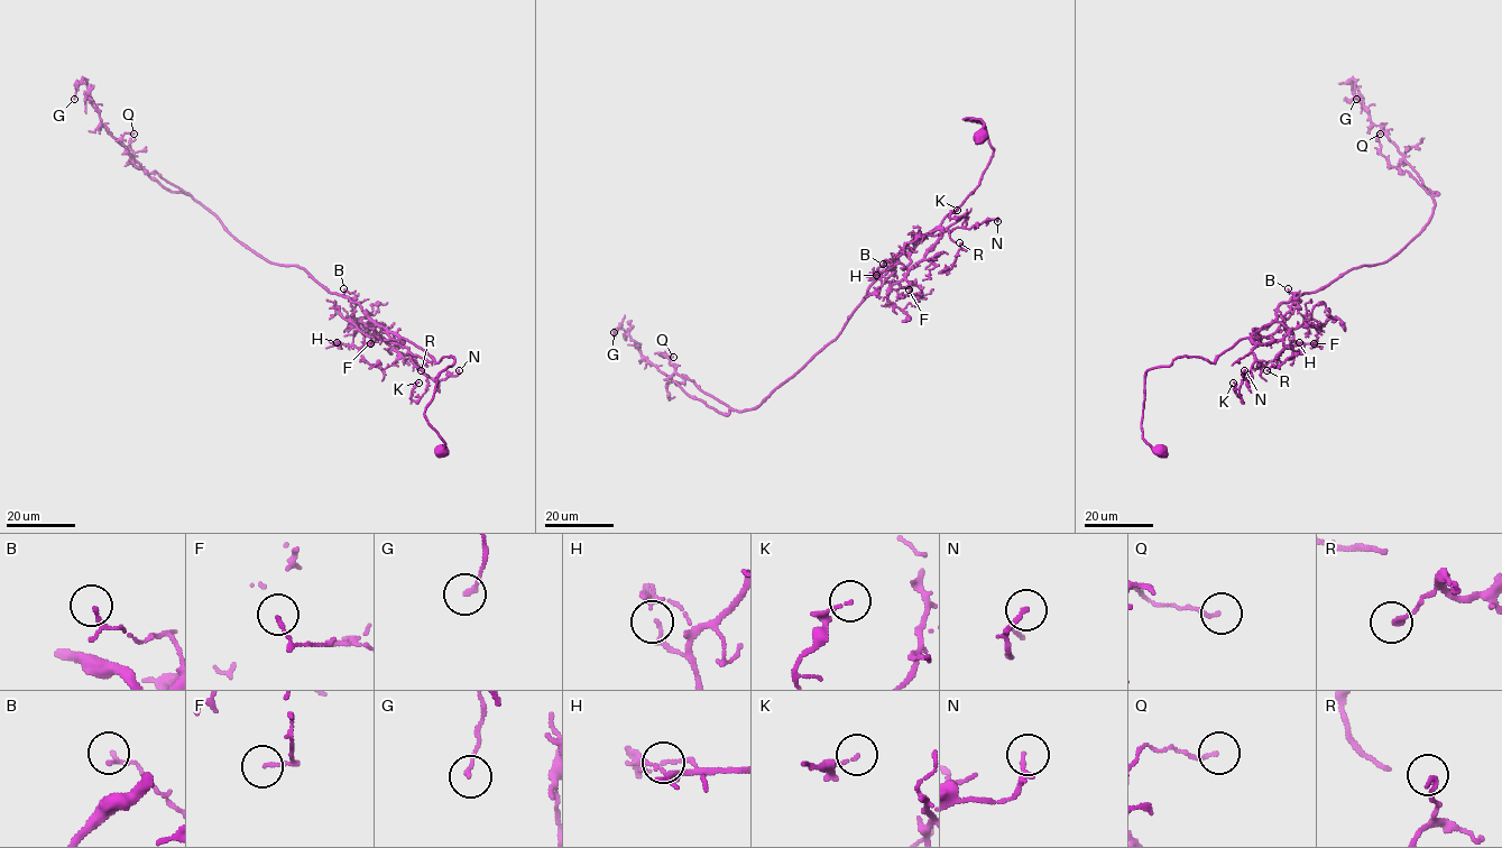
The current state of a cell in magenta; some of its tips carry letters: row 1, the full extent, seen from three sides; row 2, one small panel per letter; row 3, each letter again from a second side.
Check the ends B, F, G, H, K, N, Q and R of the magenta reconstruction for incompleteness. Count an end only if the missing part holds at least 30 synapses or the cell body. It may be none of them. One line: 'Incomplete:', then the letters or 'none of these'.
Incomplete: none of these

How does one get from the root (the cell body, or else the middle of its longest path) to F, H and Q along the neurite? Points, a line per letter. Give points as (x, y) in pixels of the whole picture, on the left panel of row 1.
F: (440, 450), (424, 411), (454, 359), (435, 362), (366, 325), (381, 323), (370, 343)
H: (440, 450), (444, 442), (424, 411), (438, 376), (454, 359), (435, 362), (374, 322), (362, 346), (337, 342)
Q: (440, 450), (424, 411), (454, 359), (435, 362), (303, 268), (238, 241), (134, 164), (121, 141), (134, 134)

